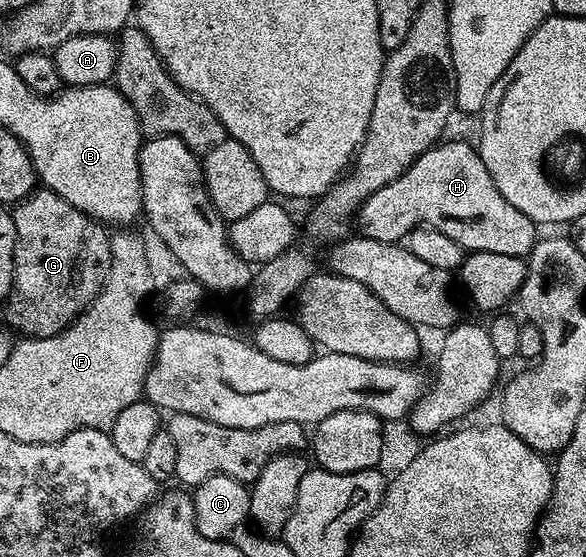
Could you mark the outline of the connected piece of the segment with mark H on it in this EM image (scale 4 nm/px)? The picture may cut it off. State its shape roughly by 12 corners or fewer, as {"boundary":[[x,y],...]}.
{"boundary":[[448,139],[357,208],[388,245],[418,227],[528,258],[537,222]]}

